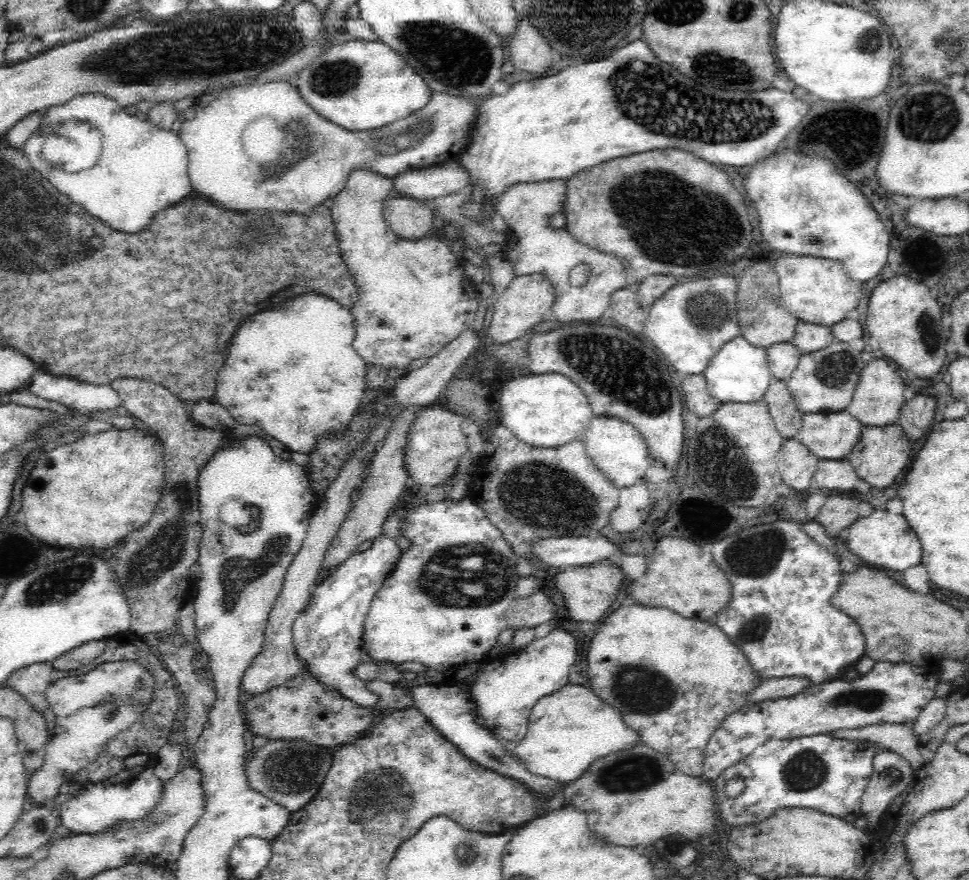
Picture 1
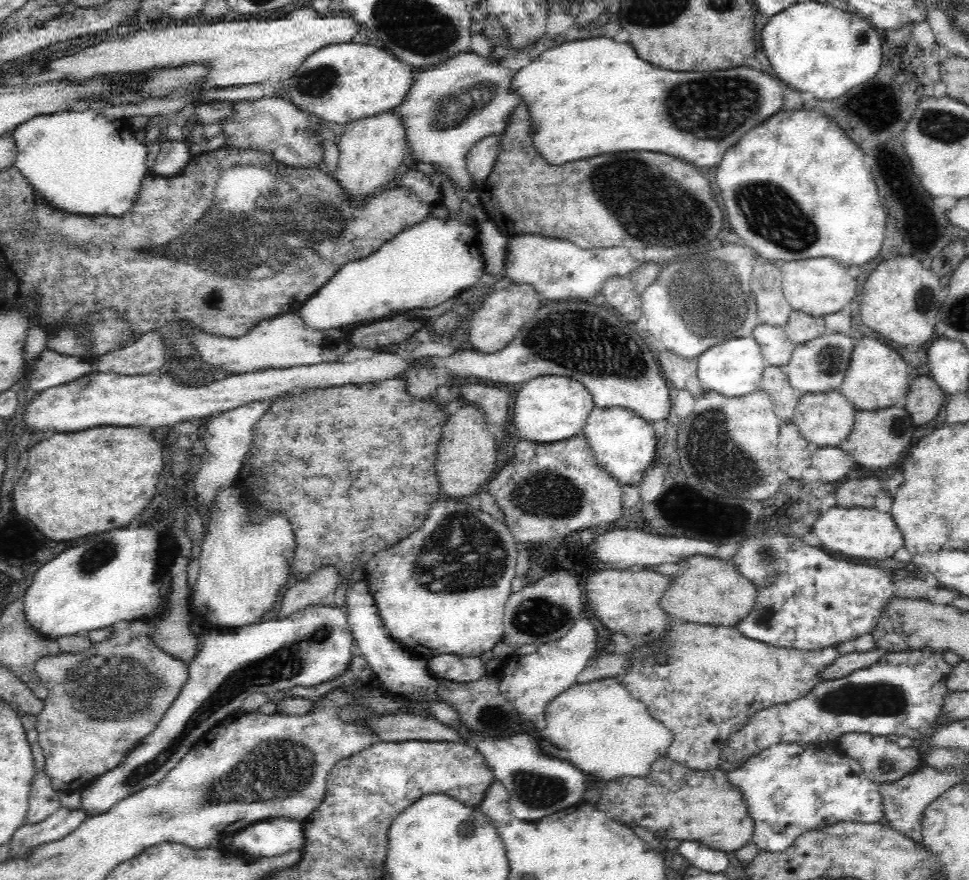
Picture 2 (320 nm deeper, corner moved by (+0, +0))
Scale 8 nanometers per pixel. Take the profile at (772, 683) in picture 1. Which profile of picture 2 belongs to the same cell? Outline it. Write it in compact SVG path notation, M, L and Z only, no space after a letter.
M885 649L870 650L866 653L849 653L841 655L833 664L827 666L821 674L821 680L827 681L842 676L846 676L848 673L861 669L862 667L869 667L874 663L882 662L886 655L892 654L892 652Z

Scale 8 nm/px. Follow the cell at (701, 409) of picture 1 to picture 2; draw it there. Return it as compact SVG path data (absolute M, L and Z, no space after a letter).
M668 349L660 351L658 356L664 378L672 382L677 390L689 390L696 399L704 393L697 377L696 359L682 358Z

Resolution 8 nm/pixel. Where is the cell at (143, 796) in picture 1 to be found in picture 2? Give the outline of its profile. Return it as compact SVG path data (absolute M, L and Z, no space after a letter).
M62 805L58 810L36 824L24 824L10 840L11 858L28 858L34 847L54 842L74 832L85 820L82 810Z

